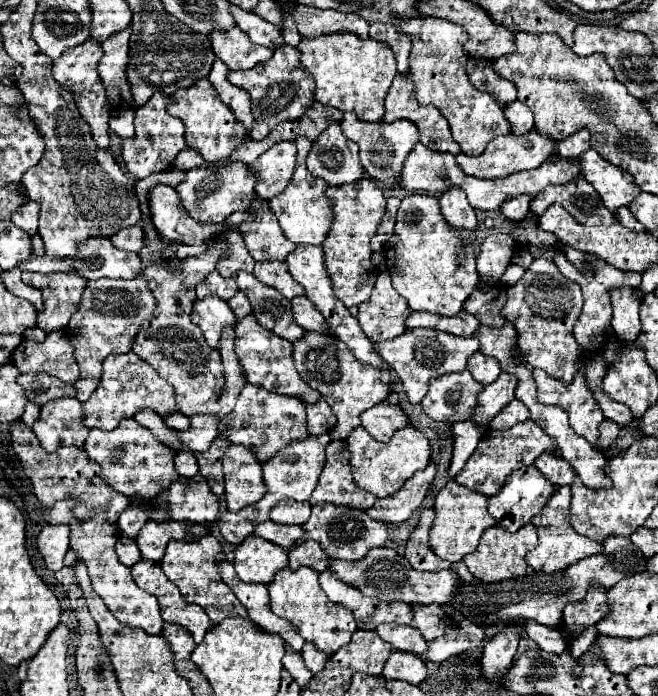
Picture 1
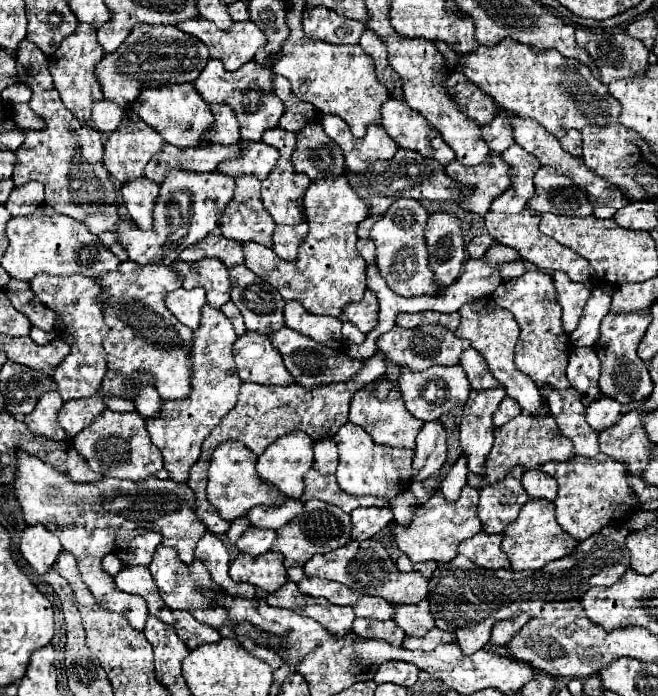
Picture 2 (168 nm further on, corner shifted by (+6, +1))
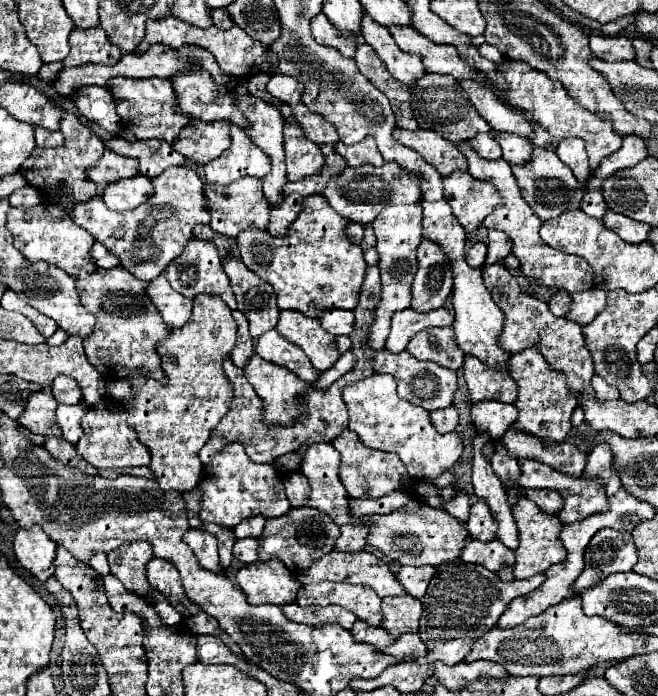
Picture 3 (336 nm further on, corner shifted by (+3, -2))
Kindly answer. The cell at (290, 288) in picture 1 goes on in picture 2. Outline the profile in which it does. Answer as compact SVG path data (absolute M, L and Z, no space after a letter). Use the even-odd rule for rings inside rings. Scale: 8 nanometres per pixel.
M345 175L335 179L313 181L303 197L305 215L309 221L309 233L305 235L299 255L295 261L285 261L275 255L273 249L259 243L243 243L245 265L259 277L263 277L271 287L275 287L285 301L299 301L313 315L339 317L347 303L363 299L365 285L365 265L363 257L355 249L357 225L367 217L367 205L351 191Z

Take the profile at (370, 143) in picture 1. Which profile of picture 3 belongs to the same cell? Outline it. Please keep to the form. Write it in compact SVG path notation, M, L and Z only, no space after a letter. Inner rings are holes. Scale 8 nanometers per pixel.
M366 136L362 142L350 144L350 146L342 144L342 140L340 140L340 142L334 144L334 148L336 148L338 154L342 154L346 158L348 166L352 166L352 168L364 166L364 164L372 164L372 166L382 166L384 164L384 158L382 158L380 150L376 148L374 138L370 138L370 136Z

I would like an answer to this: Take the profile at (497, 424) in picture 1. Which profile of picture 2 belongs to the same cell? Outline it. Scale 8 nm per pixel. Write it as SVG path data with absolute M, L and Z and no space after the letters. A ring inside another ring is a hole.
M505 397L505 399L499 403L497 411L493 413L493 425L495 425L495 427L501 427L503 423L511 421L511 419L517 417L519 413L521 413L519 403L515 403L511 397Z

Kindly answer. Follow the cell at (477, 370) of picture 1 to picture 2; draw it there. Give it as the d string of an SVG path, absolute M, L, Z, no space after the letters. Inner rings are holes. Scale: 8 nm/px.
M469 347L461 353L459 365L463 367L463 371L467 375L467 379L471 383L471 389L483 391L483 389L495 389L499 385L499 381L493 379L493 375L487 371L487 365L483 363L483 357L473 347Z

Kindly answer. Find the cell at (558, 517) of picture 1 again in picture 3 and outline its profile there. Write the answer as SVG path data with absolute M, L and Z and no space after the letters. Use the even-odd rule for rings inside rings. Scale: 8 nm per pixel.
M524 496L514 506L512 516L516 520L518 540L520 540L520 544L516 548L516 566L514 566L516 580L526 580L536 574L544 574L552 564L558 564L566 558L566 548L562 546L562 540L560 540L562 524L560 524L558 516L542 514L542 510L538 510L538 506L534 506L534 502L530 502Z

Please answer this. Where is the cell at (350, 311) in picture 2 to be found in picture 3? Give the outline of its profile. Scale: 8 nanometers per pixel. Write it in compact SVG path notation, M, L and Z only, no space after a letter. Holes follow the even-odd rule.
M326 310L320 316L320 322L332 334L350 334L354 330L354 310Z

